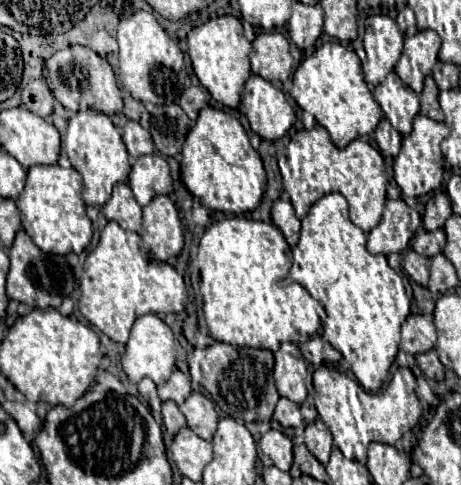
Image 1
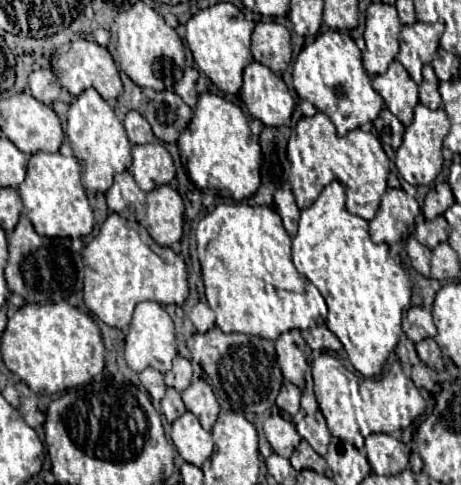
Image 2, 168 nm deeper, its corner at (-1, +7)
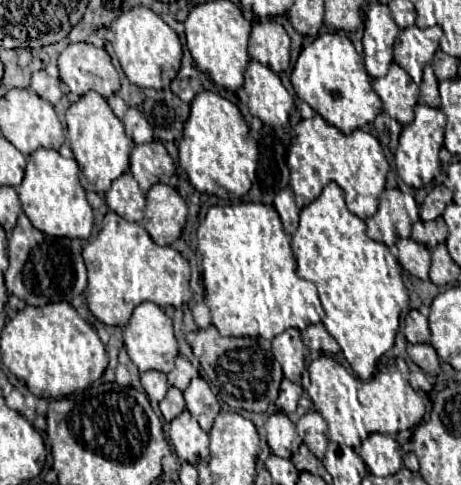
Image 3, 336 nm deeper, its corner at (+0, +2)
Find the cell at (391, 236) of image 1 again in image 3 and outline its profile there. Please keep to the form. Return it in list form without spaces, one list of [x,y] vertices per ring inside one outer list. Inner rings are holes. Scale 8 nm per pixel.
[[[391,188],[381,194],[377,214],[365,220],[367,234],[373,240],[393,246],[399,238],[410,238],[411,226],[419,219],[419,206],[415,198],[399,188]]]

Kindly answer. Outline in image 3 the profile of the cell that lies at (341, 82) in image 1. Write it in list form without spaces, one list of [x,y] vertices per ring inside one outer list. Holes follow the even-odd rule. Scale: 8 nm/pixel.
[[[339,32],[321,34],[301,50],[291,74],[291,84],[303,102],[343,134],[351,134],[353,130],[371,124],[383,108],[381,98],[371,88],[363,58],[357,54],[353,42]]]

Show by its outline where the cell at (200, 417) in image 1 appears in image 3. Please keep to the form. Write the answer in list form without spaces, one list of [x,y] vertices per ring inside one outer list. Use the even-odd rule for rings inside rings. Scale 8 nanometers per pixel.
[[[197,376],[191,380],[189,388],[183,394],[185,394],[187,410],[193,414],[193,418],[197,418],[199,426],[205,432],[209,432],[215,422],[215,416],[219,414],[219,402],[211,392],[209,384],[201,376]]]

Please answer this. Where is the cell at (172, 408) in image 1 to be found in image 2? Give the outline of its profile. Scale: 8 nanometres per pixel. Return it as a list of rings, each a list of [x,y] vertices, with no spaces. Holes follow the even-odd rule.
[[[170,387],[166,389],[166,397],[162,399],[162,413],[168,423],[174,423],[180,415],[186,413],[186,407],[184,407],[180,393],[176,389],[170,389]]]

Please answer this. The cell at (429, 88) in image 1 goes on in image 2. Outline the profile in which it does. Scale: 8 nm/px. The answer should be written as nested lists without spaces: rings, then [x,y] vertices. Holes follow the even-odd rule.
[[[424,65],[424,81],[420,83],[420,103],[430,109],[442,107],[442,97],[438,93],[438,77],[434,75],[432,65]]]

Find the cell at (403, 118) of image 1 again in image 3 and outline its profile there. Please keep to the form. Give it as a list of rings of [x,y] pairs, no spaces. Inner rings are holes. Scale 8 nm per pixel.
[[[395,62],[389,66],[387,76],[373,78],[373,90],[383,100],[383,110],[403,126],[413,120],[413,108],[419,100],[419,86]]]

